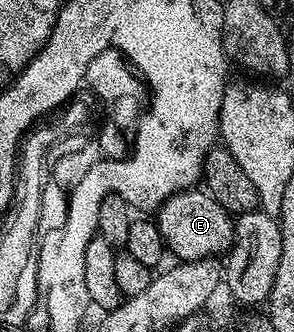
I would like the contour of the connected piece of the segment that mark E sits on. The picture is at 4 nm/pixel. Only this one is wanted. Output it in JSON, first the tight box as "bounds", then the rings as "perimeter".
{"bounds":[155,188,235,262],"perimeter":[[[188,188],[171,195],[155,212],[155,223],[166,249],[175,253],[179,262],[226,255],[235,239],[232,215],[203,188]]]}

